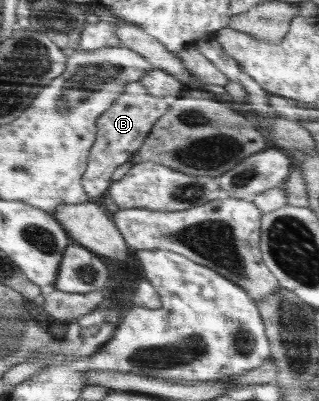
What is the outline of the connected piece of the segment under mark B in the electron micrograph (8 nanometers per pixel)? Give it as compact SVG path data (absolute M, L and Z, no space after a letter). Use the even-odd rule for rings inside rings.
M138 81L127 83L115 102L99 116L96 122L96 139L90 148L88 163L81 184L91 200L100 201L111 186L113 172L125 164L140 149L157 120L168 111L170 101L161 100L147 92Z

